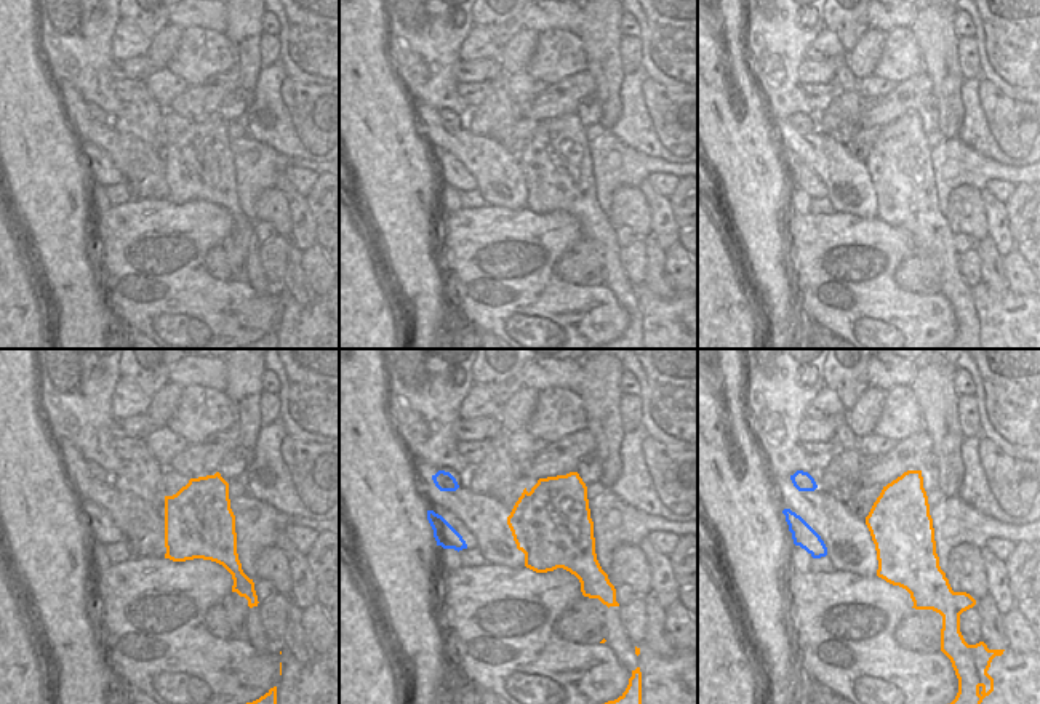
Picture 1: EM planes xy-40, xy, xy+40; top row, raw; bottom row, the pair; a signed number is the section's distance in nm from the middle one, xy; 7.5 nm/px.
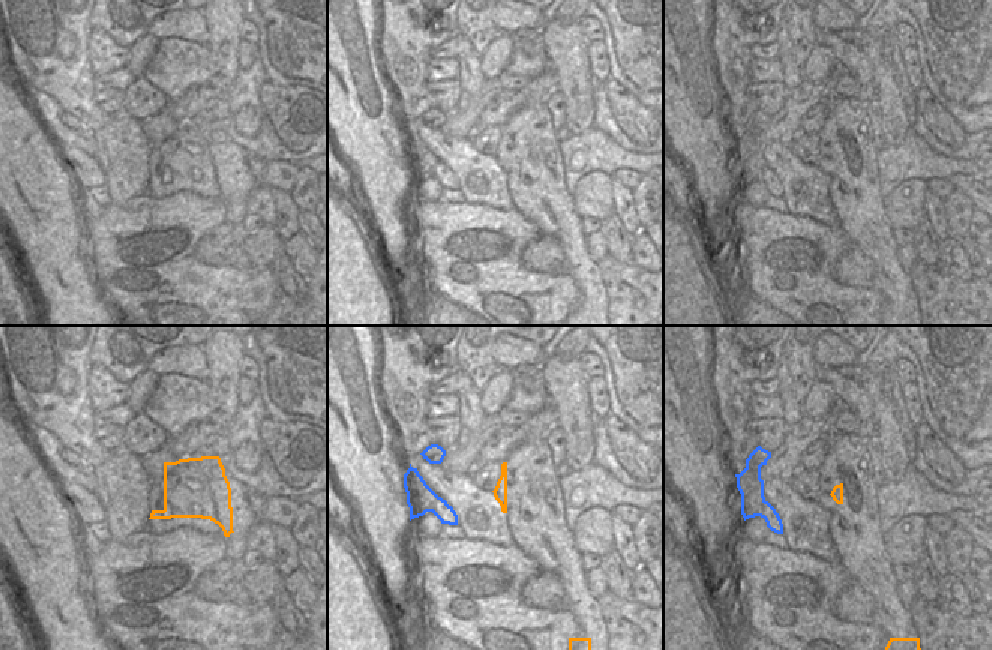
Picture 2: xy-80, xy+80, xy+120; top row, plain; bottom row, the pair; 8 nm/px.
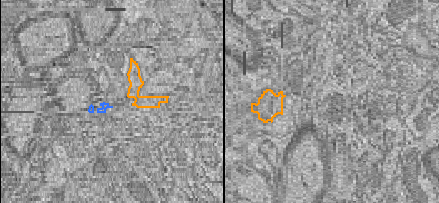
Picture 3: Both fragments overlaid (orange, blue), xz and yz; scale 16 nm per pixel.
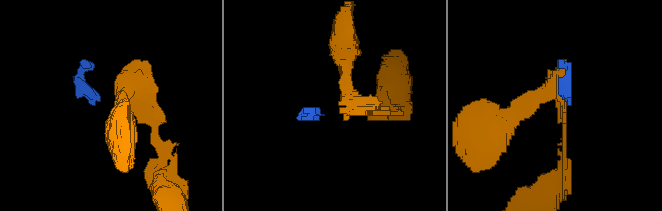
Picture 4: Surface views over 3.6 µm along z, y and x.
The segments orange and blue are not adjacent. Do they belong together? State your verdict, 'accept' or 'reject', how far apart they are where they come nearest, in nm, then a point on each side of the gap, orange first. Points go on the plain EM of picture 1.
reject | 340 nm | xy (508, 165), (466, 186)

